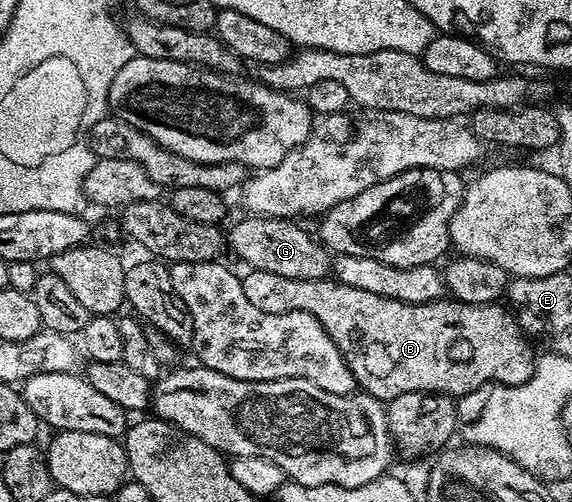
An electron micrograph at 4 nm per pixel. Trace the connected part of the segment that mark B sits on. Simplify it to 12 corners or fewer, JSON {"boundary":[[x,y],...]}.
{"boundary":[[243,275],[312,314],[357,387],[461,398],[523,384],[535,345],[501,303],[409,304],[333,278]]}

